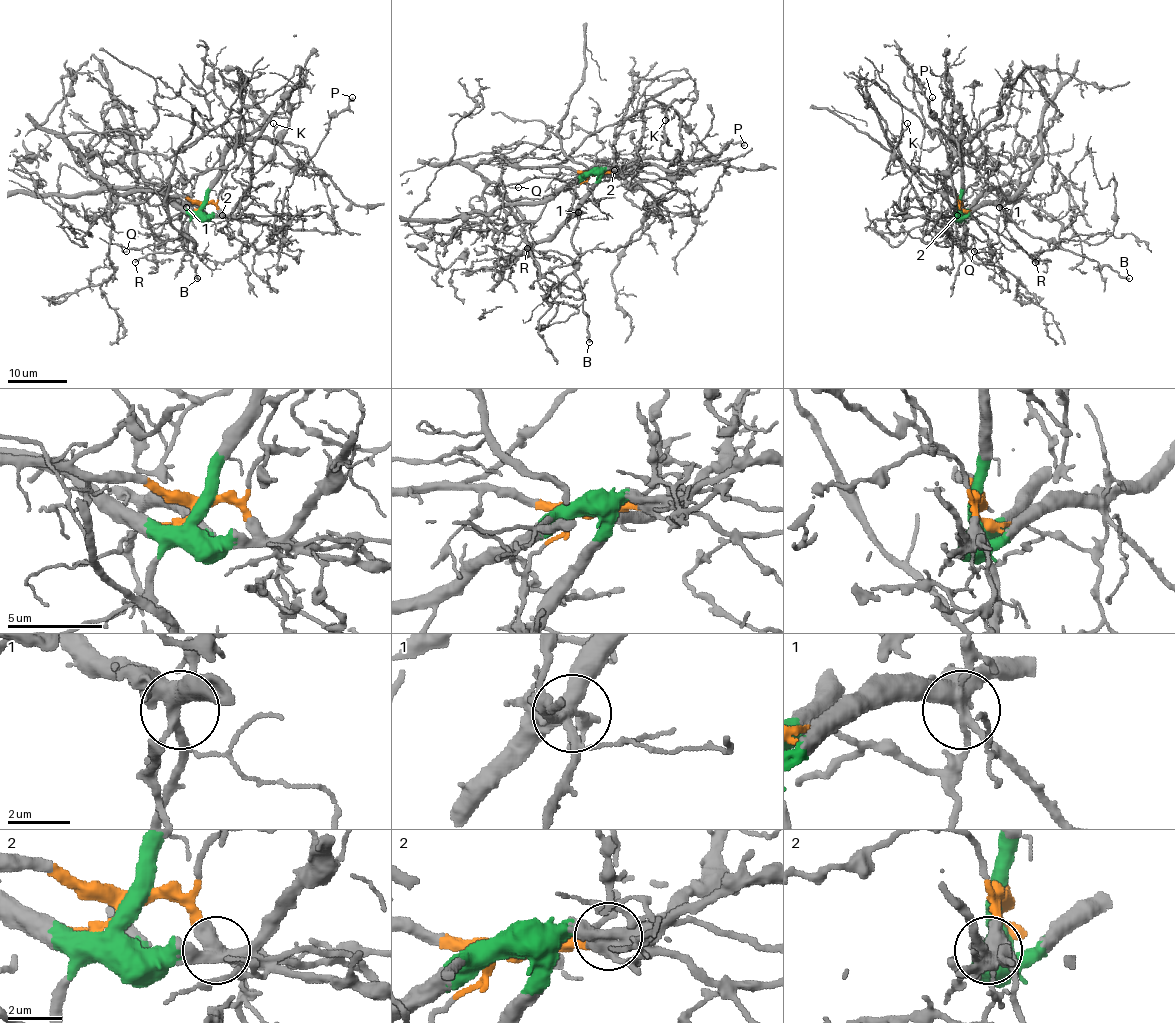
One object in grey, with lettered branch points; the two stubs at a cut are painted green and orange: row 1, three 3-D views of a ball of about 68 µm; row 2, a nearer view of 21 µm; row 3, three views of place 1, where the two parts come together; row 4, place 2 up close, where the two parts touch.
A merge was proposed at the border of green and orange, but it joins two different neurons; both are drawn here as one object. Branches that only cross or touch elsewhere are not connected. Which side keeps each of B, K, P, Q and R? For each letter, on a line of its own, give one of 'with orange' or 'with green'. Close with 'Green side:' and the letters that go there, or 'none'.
B: with green
K: with green
P: with green
Q: with green
R: with orange
Green side: B, K, P, Q

